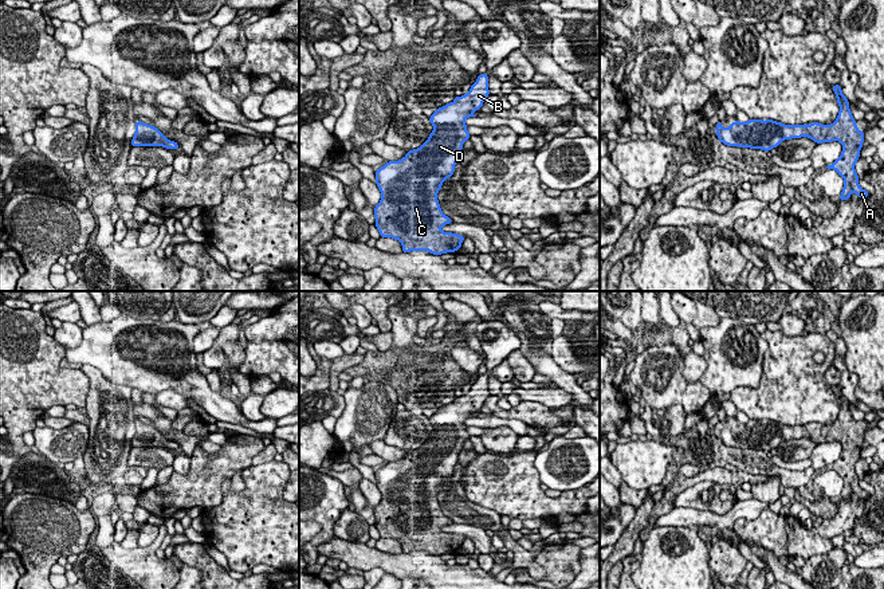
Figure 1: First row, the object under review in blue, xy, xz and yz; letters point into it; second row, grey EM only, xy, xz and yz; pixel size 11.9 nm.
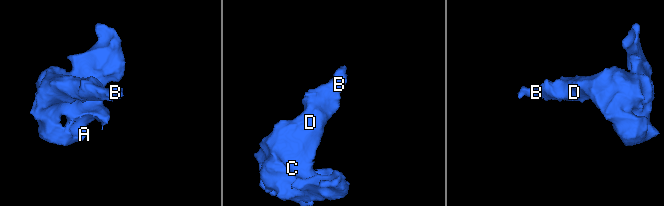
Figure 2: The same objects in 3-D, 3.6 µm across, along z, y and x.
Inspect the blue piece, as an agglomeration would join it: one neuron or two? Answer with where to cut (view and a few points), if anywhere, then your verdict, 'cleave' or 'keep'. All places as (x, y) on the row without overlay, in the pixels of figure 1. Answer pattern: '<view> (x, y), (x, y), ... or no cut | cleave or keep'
no cut | keep

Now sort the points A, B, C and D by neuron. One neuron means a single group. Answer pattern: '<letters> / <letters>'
A B C D

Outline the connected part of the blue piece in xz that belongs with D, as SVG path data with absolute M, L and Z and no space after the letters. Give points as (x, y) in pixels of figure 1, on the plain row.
M482 374L467 394L455 397L453 403L436 409L429 417L433 431L420 448L406 452L406 456L398 462L388 462L384 467L376 471L376 484L381 492L381 502L374 507L374 526L381 538L398 541L402 546L402 553L428 551L432 555L440 557L441 554L456 553L460 550L464 537L441 531L443 526L449 525L453 521L443 514L437 500L437 492L441 490L443 483L453 475L463 444L471 436L464 421L469 417L476 417L474 413L482 409L483 403L488 396L488 376Z

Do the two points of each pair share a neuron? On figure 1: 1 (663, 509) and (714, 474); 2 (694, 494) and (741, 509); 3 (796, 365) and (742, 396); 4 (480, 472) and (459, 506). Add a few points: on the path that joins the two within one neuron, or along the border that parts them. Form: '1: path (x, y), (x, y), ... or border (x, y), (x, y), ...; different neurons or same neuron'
1: path (671, 494), (683, 482), (699, 478); same neuron
2: border (680, 506), (715, 513); different neurons
3: path (785, 379), (767, 396), (755, 396); same neuron
4: border (462, 486), (472, 502), (494, 510); different neurons

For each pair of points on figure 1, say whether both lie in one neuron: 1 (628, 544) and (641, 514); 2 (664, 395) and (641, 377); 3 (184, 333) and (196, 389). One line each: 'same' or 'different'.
1: same
2: same
3: same

